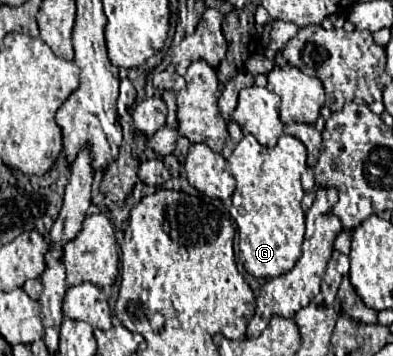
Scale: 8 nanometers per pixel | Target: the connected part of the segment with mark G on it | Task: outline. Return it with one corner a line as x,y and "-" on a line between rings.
245,134
233,150
229,172
236,180
229,210
239,235
239,260
255,278
275,278
289,272
301,256
305,214
301,208
301,172
307,168
307,150
301,140
283,134
275,148
261,146
255,136

